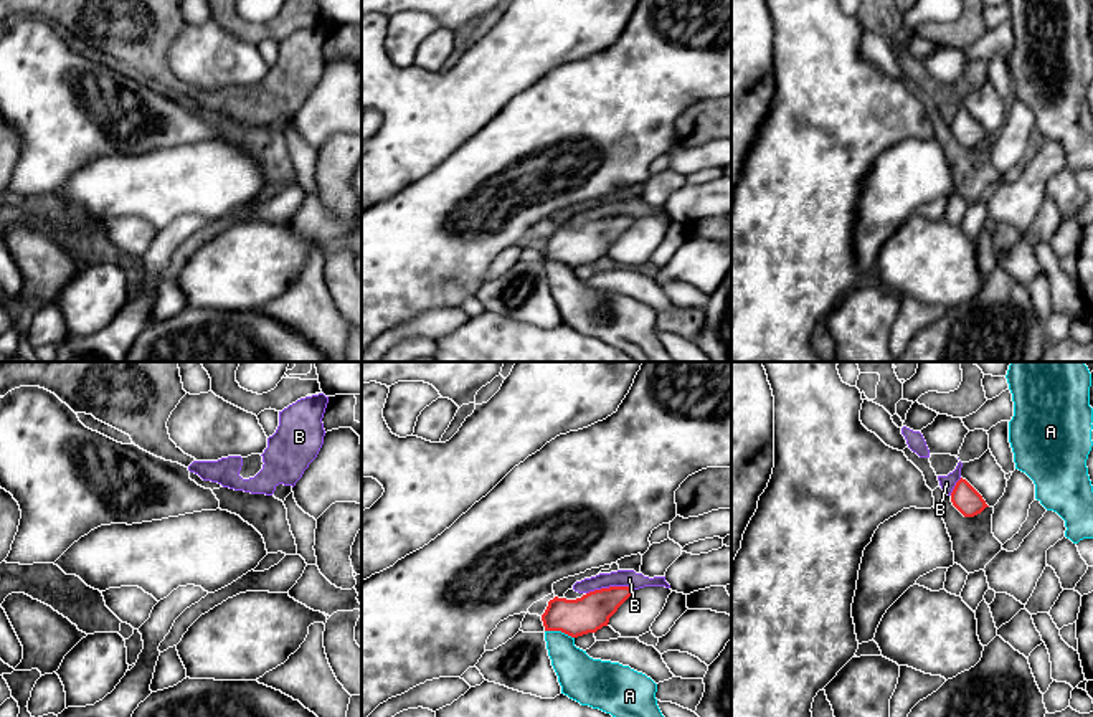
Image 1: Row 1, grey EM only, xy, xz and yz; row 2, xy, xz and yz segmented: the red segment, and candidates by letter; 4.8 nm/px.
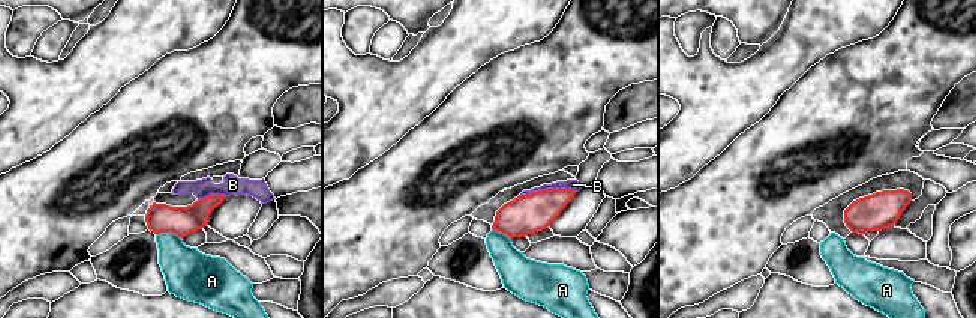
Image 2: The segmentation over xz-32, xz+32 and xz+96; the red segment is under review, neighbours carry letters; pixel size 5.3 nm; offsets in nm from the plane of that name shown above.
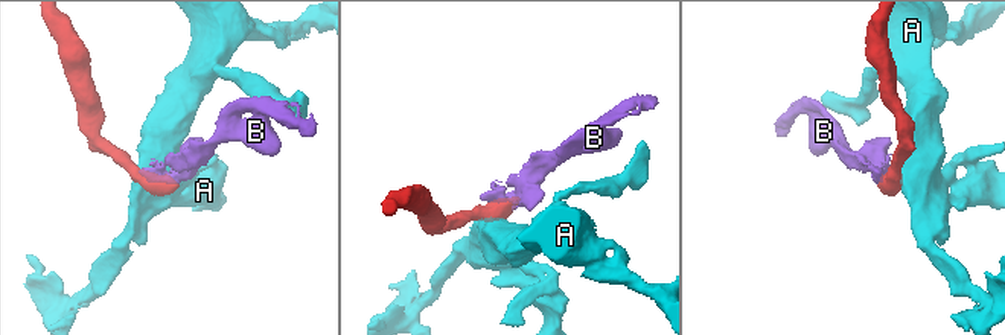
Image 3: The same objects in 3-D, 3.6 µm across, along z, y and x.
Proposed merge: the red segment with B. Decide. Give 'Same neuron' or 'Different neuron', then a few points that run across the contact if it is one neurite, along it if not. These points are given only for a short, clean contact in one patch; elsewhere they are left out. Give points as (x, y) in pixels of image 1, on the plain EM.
Different neuron. Line: xz (633, 218), (601, 217), (586, 223)

